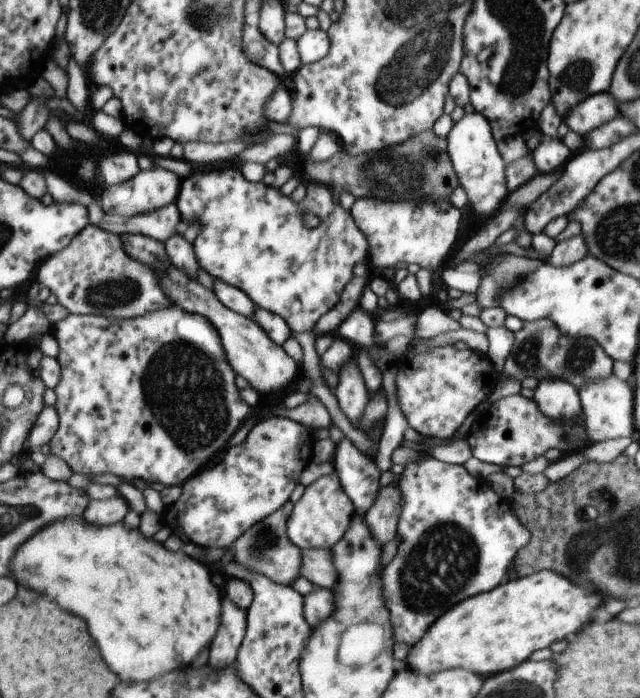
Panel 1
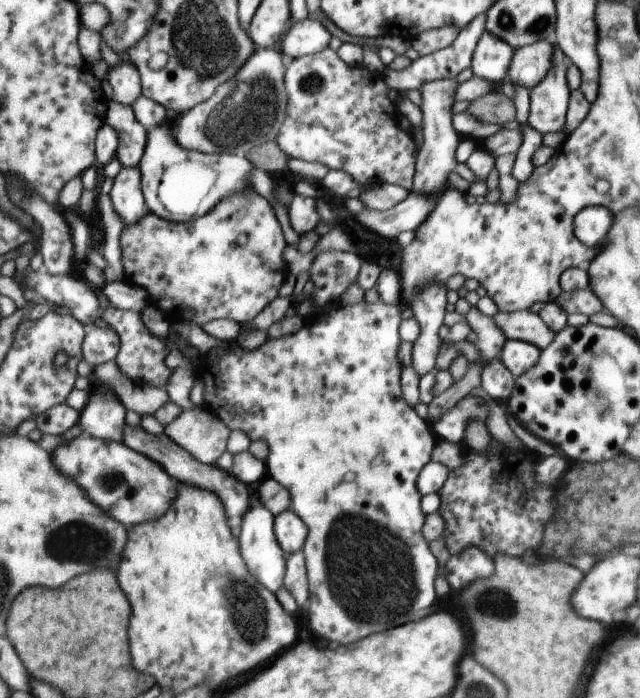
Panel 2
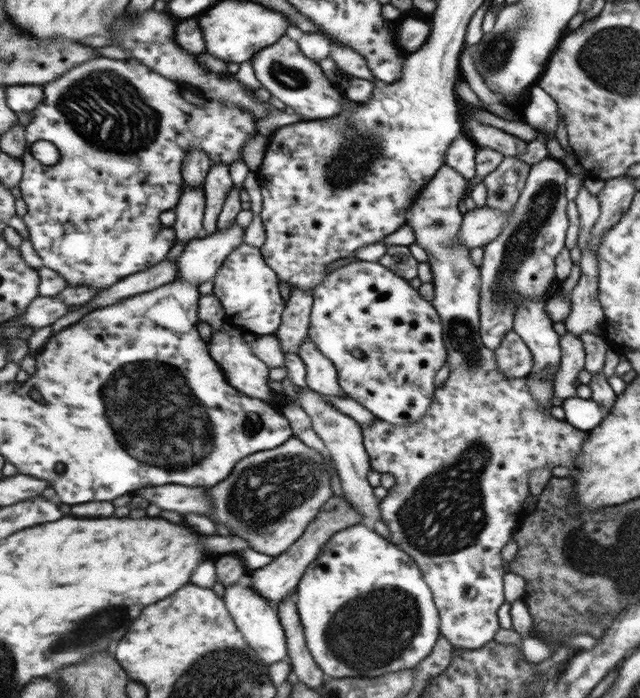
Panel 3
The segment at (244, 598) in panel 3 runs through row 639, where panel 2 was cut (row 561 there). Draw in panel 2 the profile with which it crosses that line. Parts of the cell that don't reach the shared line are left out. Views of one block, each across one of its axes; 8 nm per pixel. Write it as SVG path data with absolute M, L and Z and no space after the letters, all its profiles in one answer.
M253 497L252 504L247 508L247 512L241 516L241 528L238 540L242 558L245 560L251 574L253 574L267 590L275 593L276 590L282 586L286 558L275 540L272 530L273 519L273 514L271 514L259 500Z

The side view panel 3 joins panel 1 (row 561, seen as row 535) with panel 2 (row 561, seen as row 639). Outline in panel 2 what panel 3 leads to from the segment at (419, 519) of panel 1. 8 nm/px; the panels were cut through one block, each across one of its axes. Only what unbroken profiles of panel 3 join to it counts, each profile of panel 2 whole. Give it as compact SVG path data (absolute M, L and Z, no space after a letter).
M467 546L461 554L452 554L445 564L445 580L451 593L457 593L479 578L494 573L494 561L480 547Z

